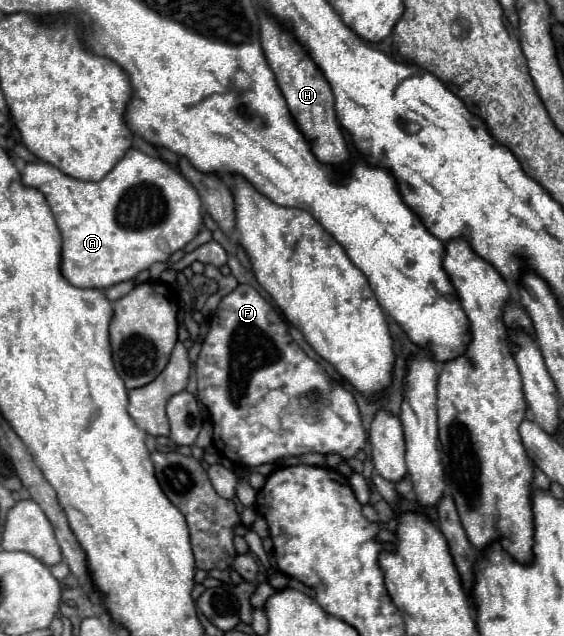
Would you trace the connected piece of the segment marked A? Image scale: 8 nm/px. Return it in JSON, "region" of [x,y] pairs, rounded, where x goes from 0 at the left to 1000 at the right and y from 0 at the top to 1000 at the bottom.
{"region":[[[229,234],[222,247],[197,266],[197,272],[172,288],[129,281],[80,253],[48,256],[37,285],[48,294],[69,297],[83,310],[112,373],[108,429],[133,451],[190,454],[197,448],[229,442],[243,429],[264,423],[271,414],[296,414],[303,401],[342,379],[360,357],[356,310],[349,297],[289,250],[257,244],[243,234]]]}

